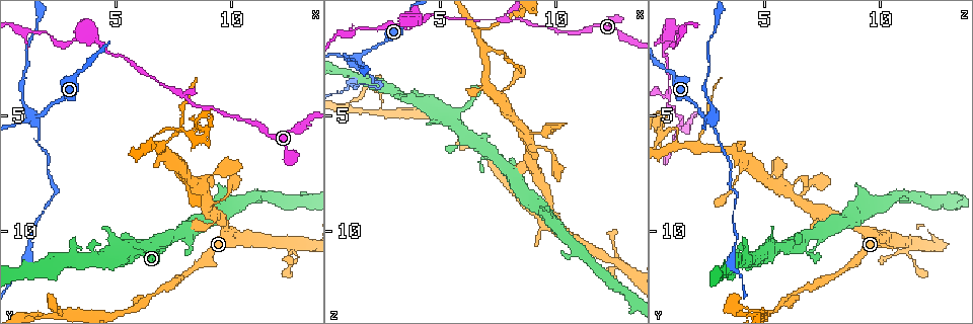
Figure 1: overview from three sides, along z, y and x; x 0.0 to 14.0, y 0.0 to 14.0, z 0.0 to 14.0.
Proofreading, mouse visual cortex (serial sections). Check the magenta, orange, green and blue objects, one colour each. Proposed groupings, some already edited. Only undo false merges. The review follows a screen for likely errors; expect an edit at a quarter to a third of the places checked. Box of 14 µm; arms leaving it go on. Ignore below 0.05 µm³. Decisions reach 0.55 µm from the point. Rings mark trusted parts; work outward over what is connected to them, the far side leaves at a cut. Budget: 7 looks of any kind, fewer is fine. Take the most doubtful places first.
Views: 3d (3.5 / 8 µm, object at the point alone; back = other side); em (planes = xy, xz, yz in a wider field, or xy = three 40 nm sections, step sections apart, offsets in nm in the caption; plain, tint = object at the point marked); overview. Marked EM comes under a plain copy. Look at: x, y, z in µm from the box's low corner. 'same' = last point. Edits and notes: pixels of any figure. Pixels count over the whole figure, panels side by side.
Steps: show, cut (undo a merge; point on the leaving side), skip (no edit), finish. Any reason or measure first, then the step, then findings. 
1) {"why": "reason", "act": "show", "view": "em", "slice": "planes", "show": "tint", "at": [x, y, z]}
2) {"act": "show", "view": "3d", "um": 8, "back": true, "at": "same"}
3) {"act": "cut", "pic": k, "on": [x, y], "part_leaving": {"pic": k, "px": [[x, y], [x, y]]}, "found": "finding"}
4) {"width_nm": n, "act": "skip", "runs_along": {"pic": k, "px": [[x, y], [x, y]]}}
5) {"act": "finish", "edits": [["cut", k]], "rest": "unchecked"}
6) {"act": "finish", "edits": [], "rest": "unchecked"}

{"why": "abrupt turn", "act": "show", "view": "3d", "um": 3.5, "at": [1.4, 5.1, 2.7]}

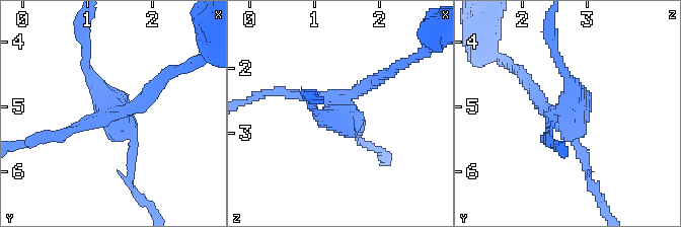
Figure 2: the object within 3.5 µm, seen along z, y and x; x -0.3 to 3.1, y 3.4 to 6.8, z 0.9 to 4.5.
{"arms": 4, "arm_widths_nm": [150, 150, 150, 200], "act": "show", "view": "em", "slice": "xy", "step": 5, "show": "tint", "at": [1.45, 5.10, 2.70]}

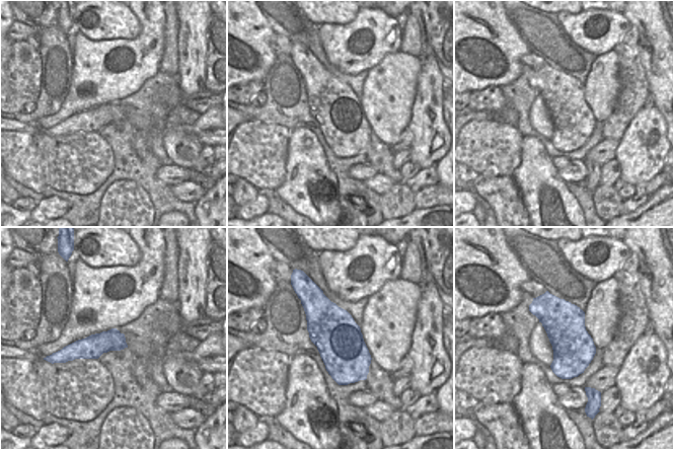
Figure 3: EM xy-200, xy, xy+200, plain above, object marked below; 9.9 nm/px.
{"act": "cut", "pic": 2, "on": [327, 120], "part_leaving": {"pic": 2, "px": [[342, 102], [363, 142]]}, "found": "two cells meet here"}

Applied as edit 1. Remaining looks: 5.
{"why": "three arms meet", "act": "show", "view": "3d", "um": 3.5, "at": [6.9, 6.4, 2.1]}

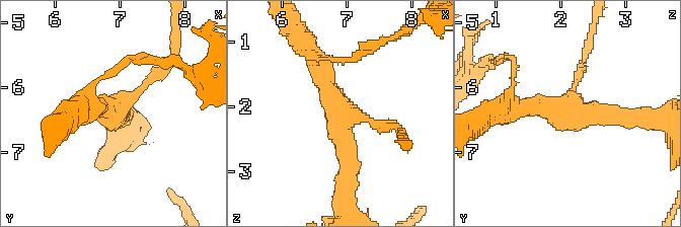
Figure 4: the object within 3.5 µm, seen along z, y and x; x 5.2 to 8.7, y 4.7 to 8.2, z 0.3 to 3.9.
{"arms": 3, "arm_widths_nm": [150, 300, 300], "act": "show", "view": "em", "slice": "xy", "step": 1, "show": "tint", "at": [6.85, 6.40, 2.15]}

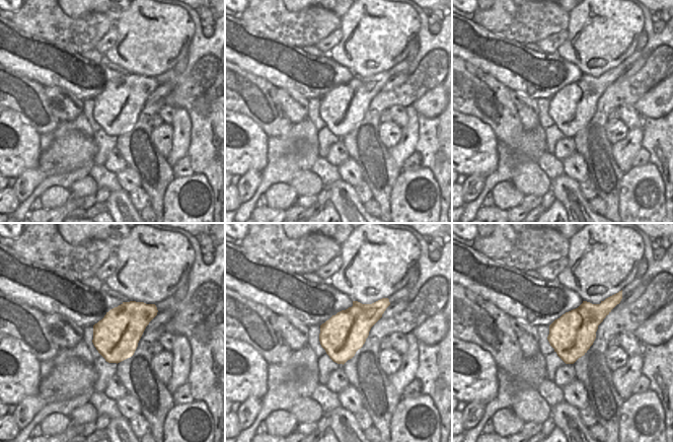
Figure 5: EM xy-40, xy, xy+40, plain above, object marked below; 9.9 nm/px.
{"act": "cut", "pic": 4, "on": [387, 126], "part_leaving": {"pic": 4, "px": [[364, 119], [395, 126], [401, 142]]}, "found": "a second cell is stuck on"}

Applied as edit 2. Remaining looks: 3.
{"why": "branch point", "act": "show", "view": "3d", "um": 3.5, "at": [6.0, 13.2, 5.7]}

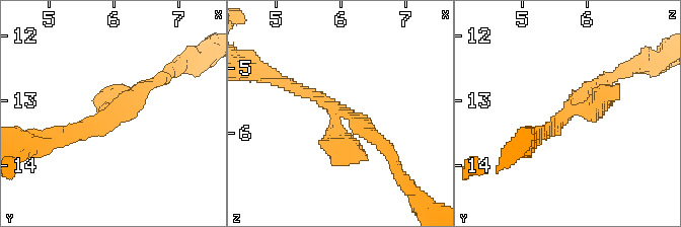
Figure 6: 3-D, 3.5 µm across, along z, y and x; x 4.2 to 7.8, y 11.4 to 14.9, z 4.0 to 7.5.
{"act": "show", "view": "em", "slice": "xy", "step": 2, "show": "tint", "at": [5.95, 13.15, 5.65]}

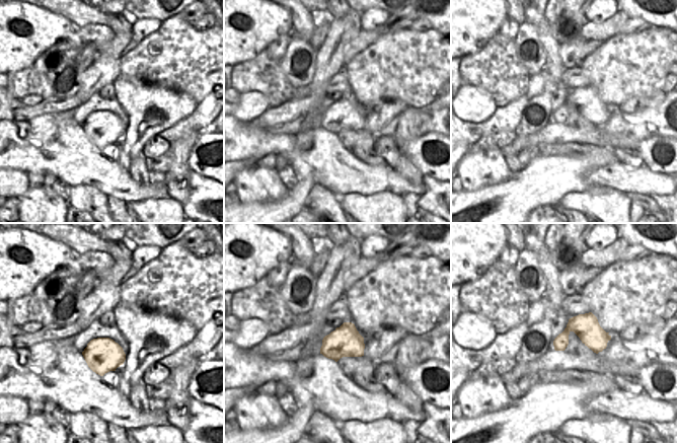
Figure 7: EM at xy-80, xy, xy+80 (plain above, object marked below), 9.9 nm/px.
{"act": "skip", "runs_along": {"pic": 6, "px": [[388, 149], [342, 110], [286, 82]]}, "found": "all the same cell"}

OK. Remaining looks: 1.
{"act": "finish", "edits": [["cut", 2], ["cut", 4]], "rest": "unchecked"}

